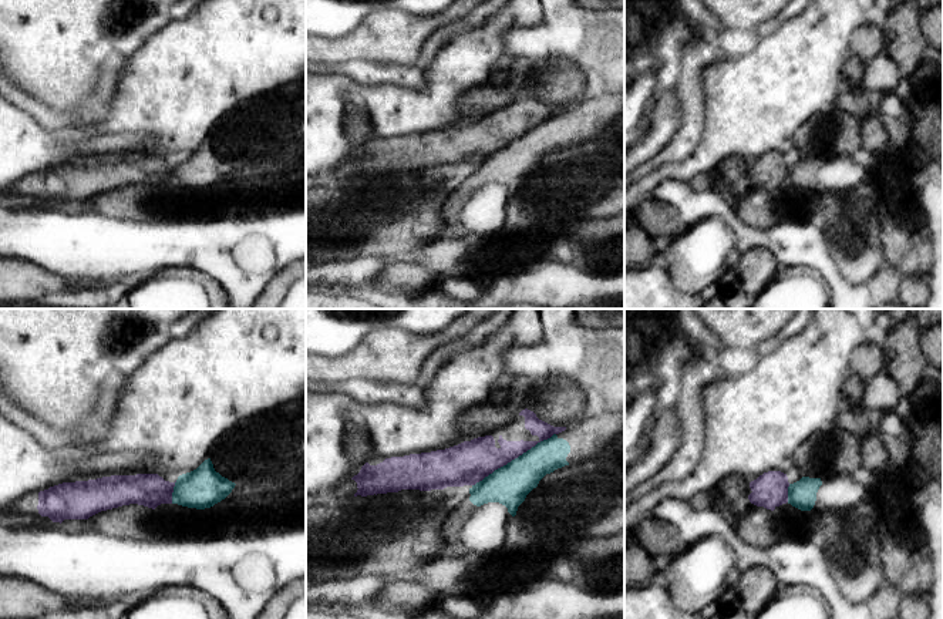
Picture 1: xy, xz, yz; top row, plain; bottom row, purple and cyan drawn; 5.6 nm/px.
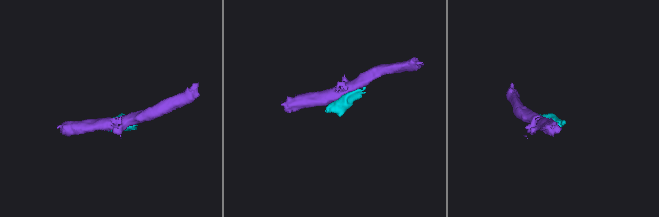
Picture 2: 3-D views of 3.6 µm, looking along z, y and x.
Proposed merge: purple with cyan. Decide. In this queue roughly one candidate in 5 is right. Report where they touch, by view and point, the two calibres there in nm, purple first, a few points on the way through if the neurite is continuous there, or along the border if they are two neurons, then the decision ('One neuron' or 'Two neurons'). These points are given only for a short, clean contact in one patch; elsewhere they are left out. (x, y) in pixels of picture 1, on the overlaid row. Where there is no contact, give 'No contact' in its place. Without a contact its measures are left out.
Touches purple at xz (514, 458). Thickness 240 nm (purple) against 220 nm. Two neurons

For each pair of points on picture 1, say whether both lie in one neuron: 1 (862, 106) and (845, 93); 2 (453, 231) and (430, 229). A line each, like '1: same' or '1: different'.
1: same
2: different

